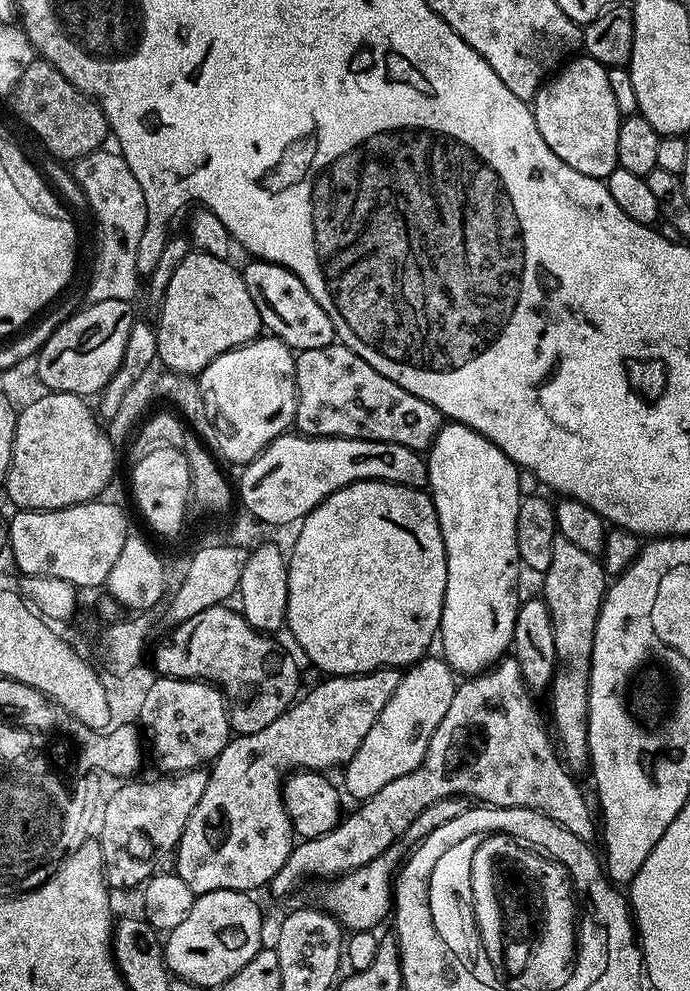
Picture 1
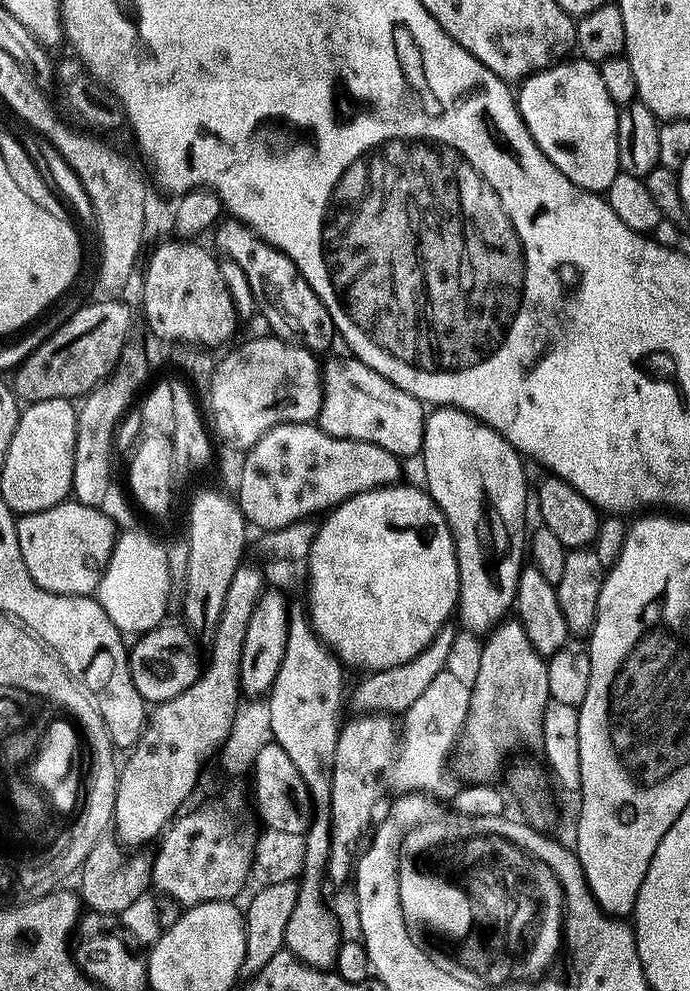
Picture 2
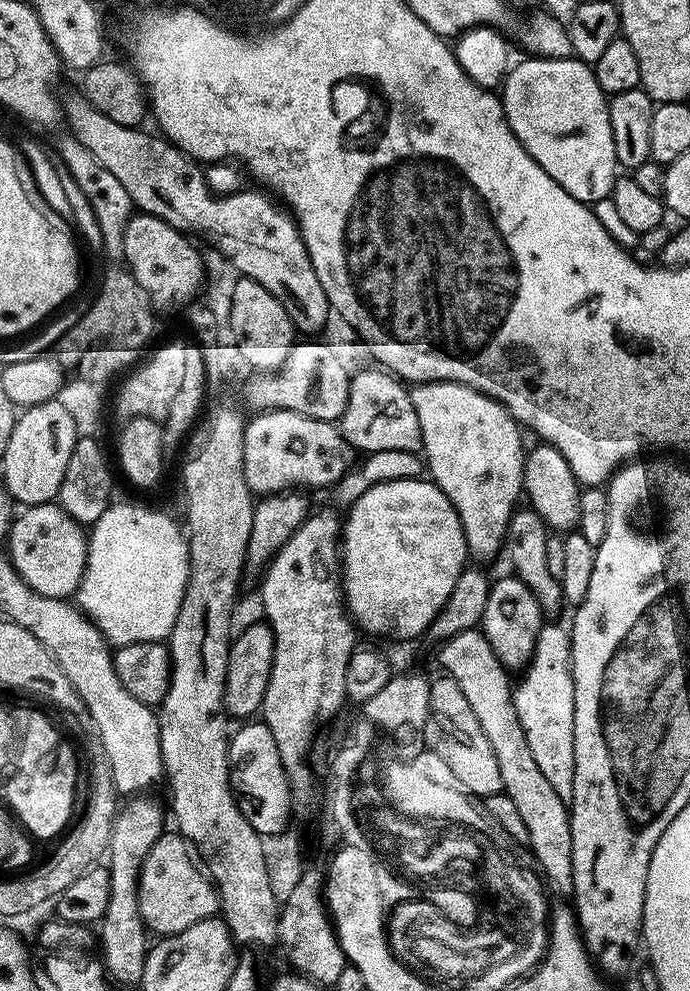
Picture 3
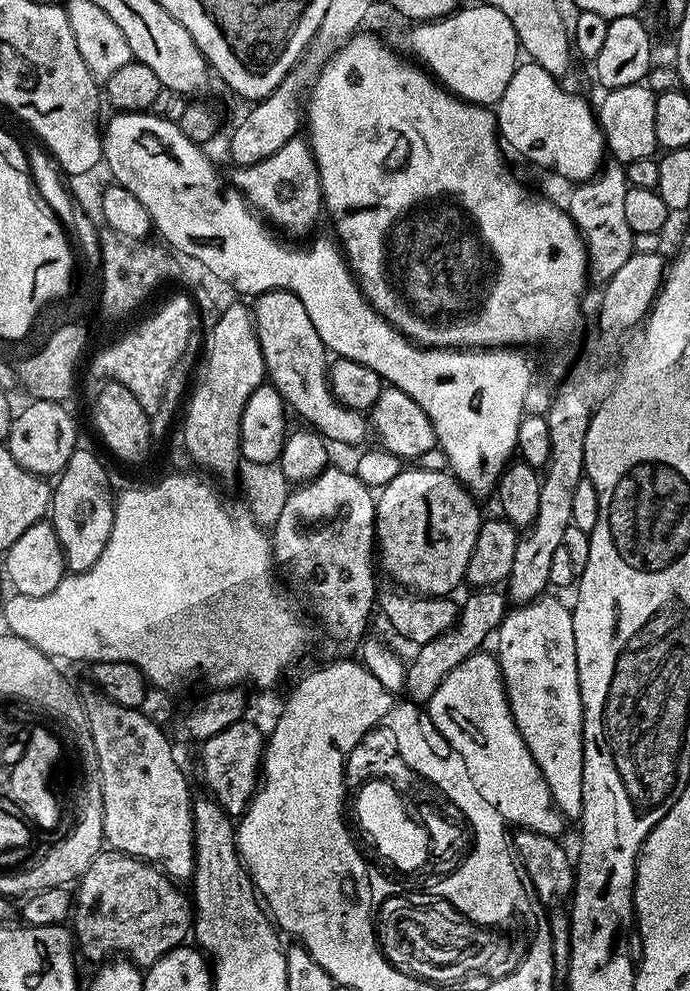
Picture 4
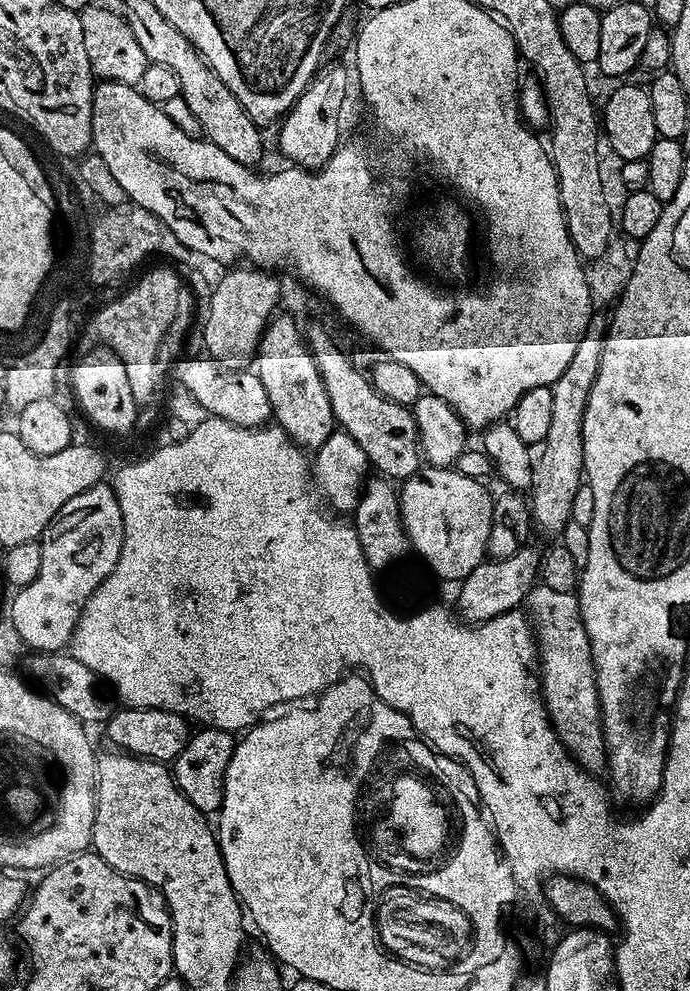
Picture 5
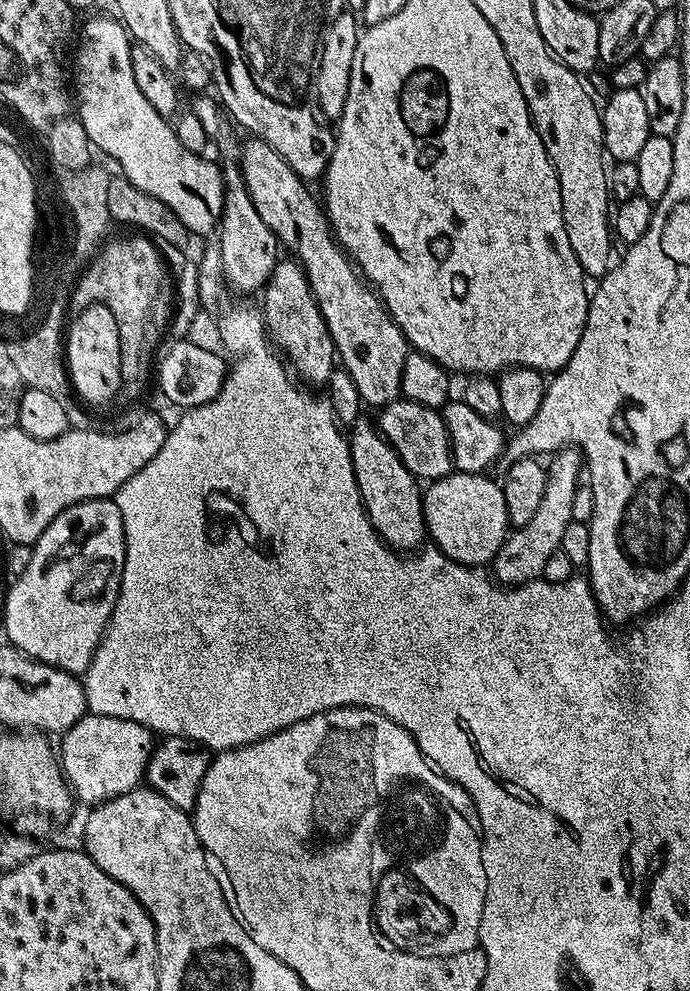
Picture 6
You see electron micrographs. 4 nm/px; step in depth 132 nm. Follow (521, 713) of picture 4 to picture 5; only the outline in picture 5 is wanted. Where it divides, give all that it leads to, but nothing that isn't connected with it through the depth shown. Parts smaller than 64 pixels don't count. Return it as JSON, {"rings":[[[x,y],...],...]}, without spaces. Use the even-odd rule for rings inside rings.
{"rings":[[[541,583],[529,592],[526,608],[538,645],[538,672],[542,677],[548,719],[572,759],[581,768],[597,773],[597,769],[603,769],[606,764],[604,725],[600,698],[596,694],[596,666],[592,663],[592,647],[584,619],[580,617],[580,601],[571,591],[554,590]]]}

